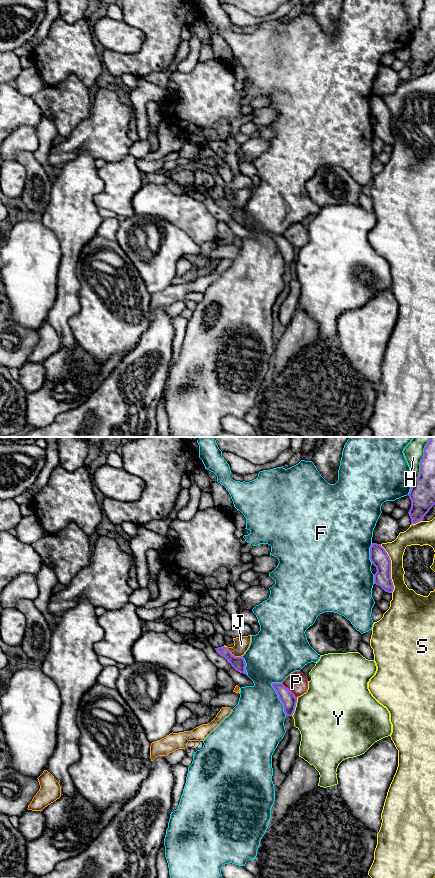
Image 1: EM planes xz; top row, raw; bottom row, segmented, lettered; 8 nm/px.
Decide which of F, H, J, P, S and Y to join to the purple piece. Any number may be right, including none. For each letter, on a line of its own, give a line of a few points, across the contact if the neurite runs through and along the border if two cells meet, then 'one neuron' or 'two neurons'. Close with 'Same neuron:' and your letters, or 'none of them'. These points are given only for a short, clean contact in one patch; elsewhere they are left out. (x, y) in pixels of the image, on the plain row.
F: two neurons
H: two neurons
J: xz (223, 198), (235, 208), (241, 208) | two neurons
P: two neurons
S: two neurons
Y: two neurons
Same neuron: none of them

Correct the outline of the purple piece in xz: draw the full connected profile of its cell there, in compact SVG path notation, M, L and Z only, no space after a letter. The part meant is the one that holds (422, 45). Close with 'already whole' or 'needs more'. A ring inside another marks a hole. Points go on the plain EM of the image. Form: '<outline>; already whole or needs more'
M424 0L419 28L413 32L408 48L411 52L408 66L412 77L423 73L435 57L435 0Z; already whole

